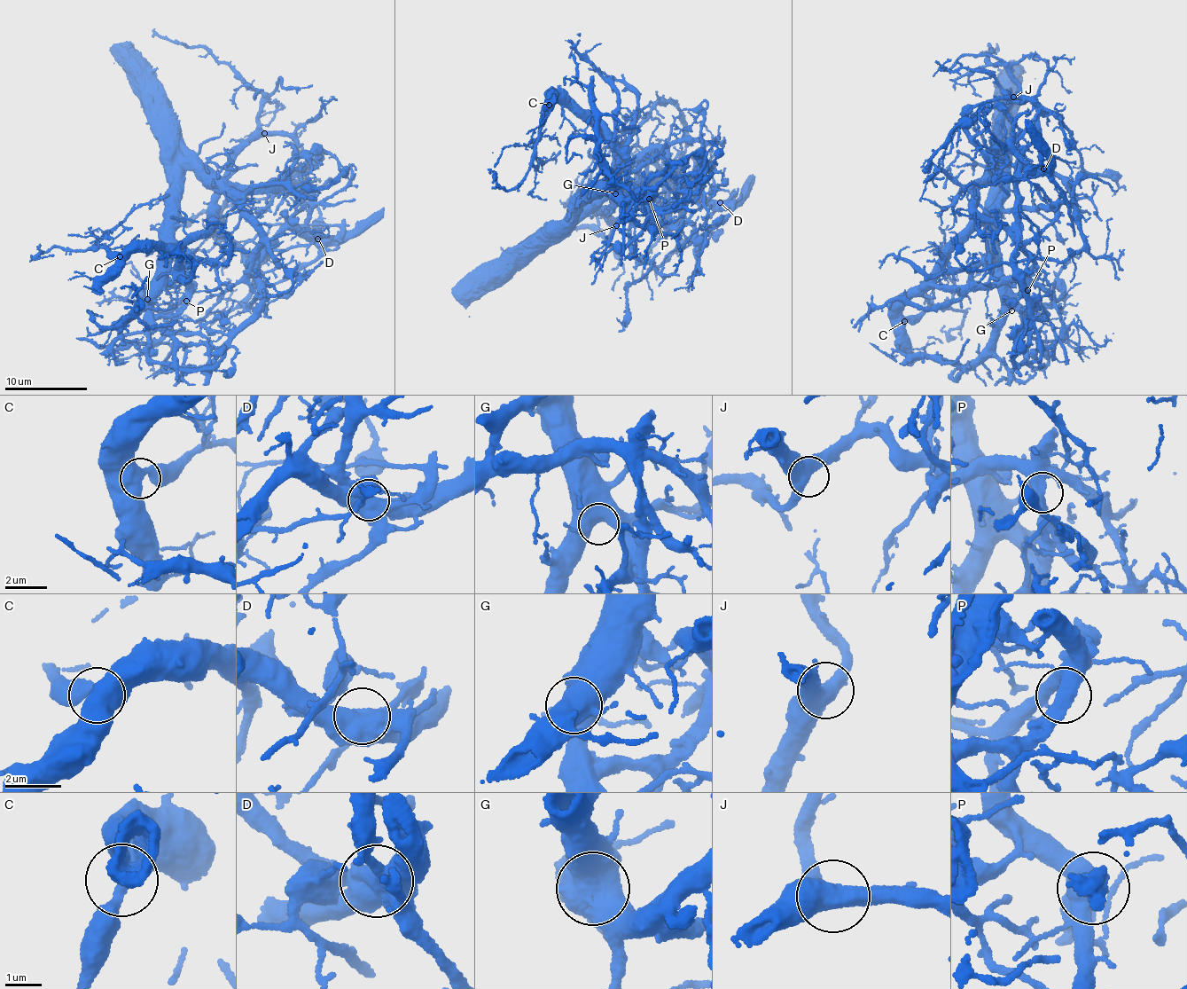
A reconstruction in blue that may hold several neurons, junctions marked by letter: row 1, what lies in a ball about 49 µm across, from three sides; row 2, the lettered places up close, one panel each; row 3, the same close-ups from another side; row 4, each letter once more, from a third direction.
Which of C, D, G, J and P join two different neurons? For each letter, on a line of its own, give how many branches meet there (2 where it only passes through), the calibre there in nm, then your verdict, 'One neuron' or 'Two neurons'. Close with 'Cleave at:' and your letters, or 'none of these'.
C: Branches: 2. Thickness 600 nm. One neuron
D: Branches: 1. Thickness 950 nm. Two neurons
G: Branches: 1. Thickness 900 nm. One neuron
J: Branches: 3. Thickness 480 nm. One neuron
P: Branches: 2. Thickness 480 nm. Two neurons
Cleave at: D, P

